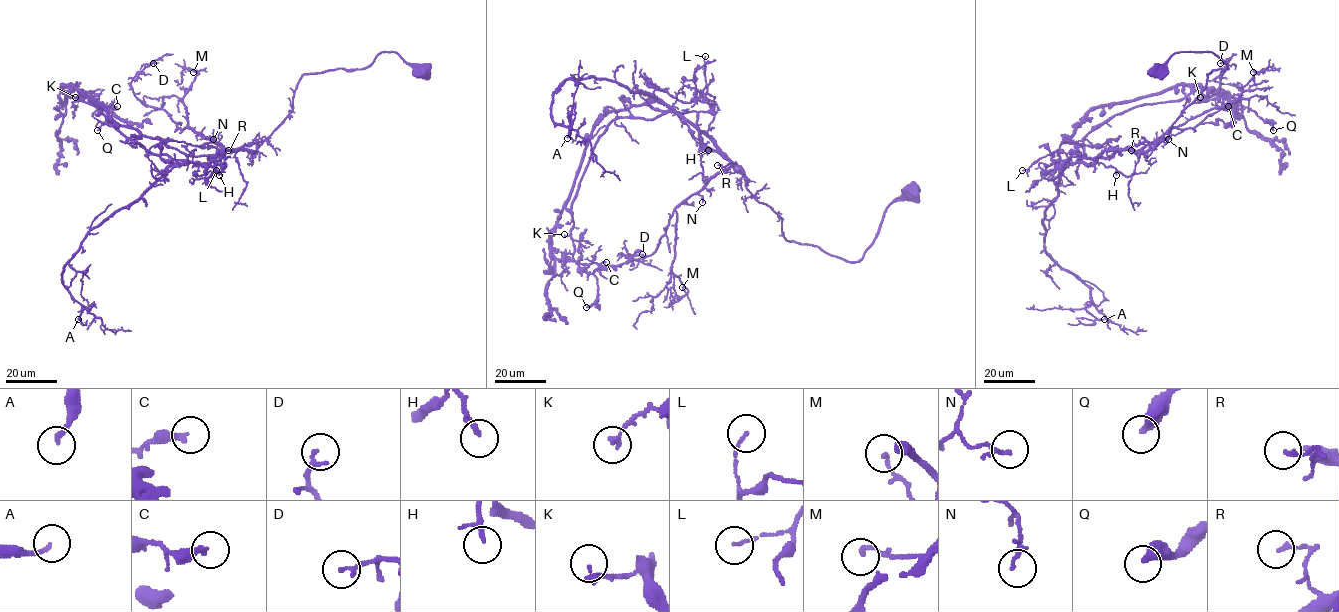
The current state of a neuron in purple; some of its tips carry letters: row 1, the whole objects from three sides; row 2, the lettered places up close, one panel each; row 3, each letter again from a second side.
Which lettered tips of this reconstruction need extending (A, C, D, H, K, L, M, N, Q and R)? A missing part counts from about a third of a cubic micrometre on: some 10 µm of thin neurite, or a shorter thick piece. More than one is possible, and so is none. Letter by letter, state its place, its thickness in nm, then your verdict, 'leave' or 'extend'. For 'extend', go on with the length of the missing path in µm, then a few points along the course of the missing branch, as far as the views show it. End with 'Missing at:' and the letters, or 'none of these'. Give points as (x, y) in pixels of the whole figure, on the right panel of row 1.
A: place (1104, 319); calibre 170 nm; leave
C: place (1228, 106); calibre 280 nm; leave
D: place (1220, 63); calibre 170 nm; leave
H: place (1116, 175); calibre 120 nm; leave
K: place (1200, 97); calibre 150 nm; leave
L: place (1022, 170); calibre 110 nm; leave
M: place (1253, 72); calibre 150 nm; leave
N: place (1168, 139); calibre 120 nm; leave
Q: place (1273, 130); calibre 360 nm; leave
R: place (1131, 150); calibre 150 nm; leave
Missing at: none of these

